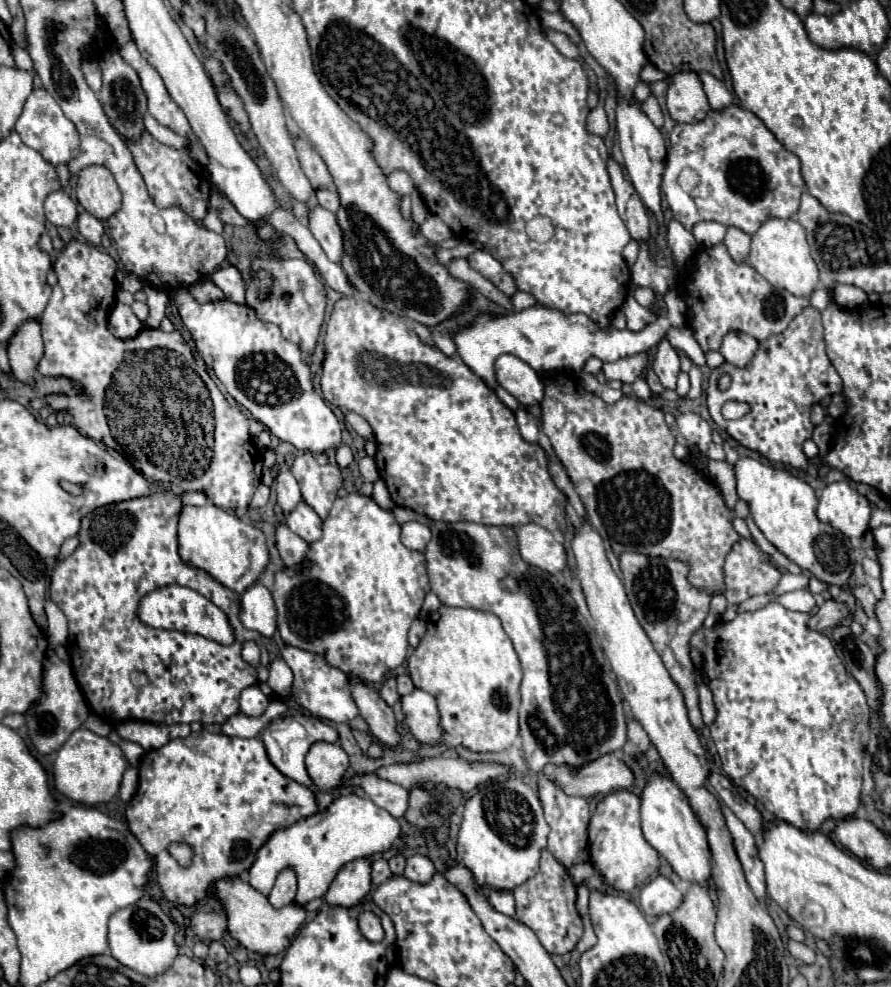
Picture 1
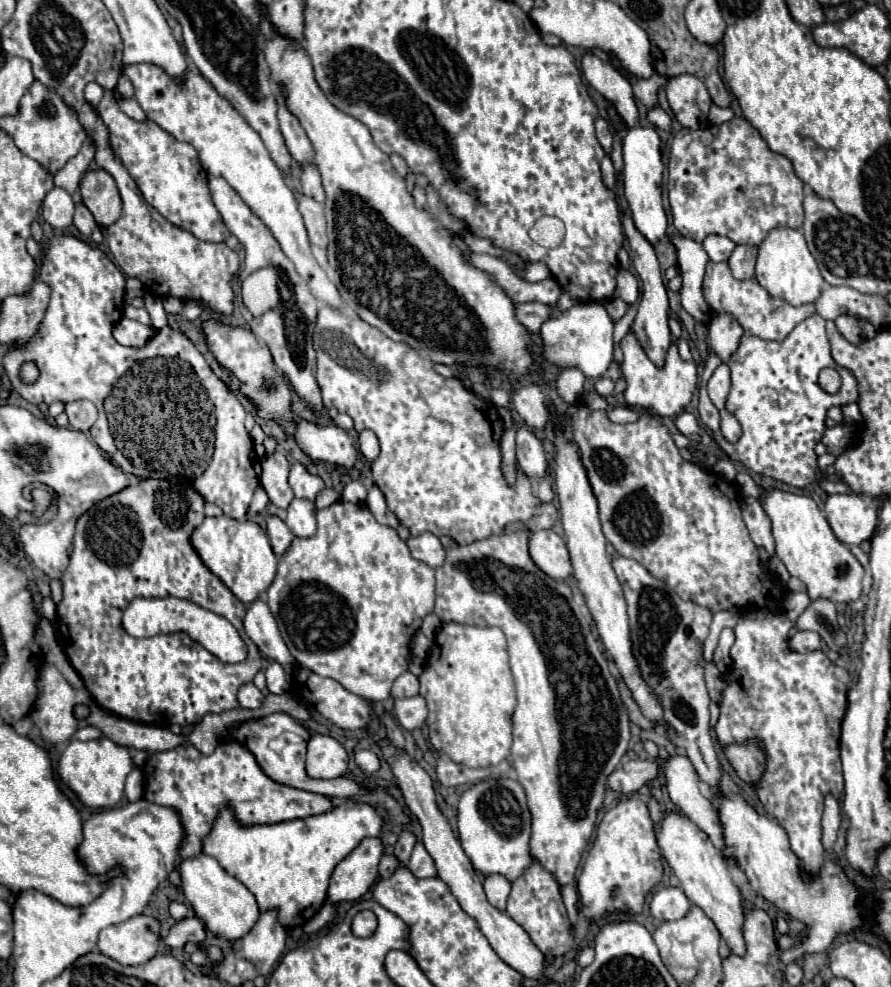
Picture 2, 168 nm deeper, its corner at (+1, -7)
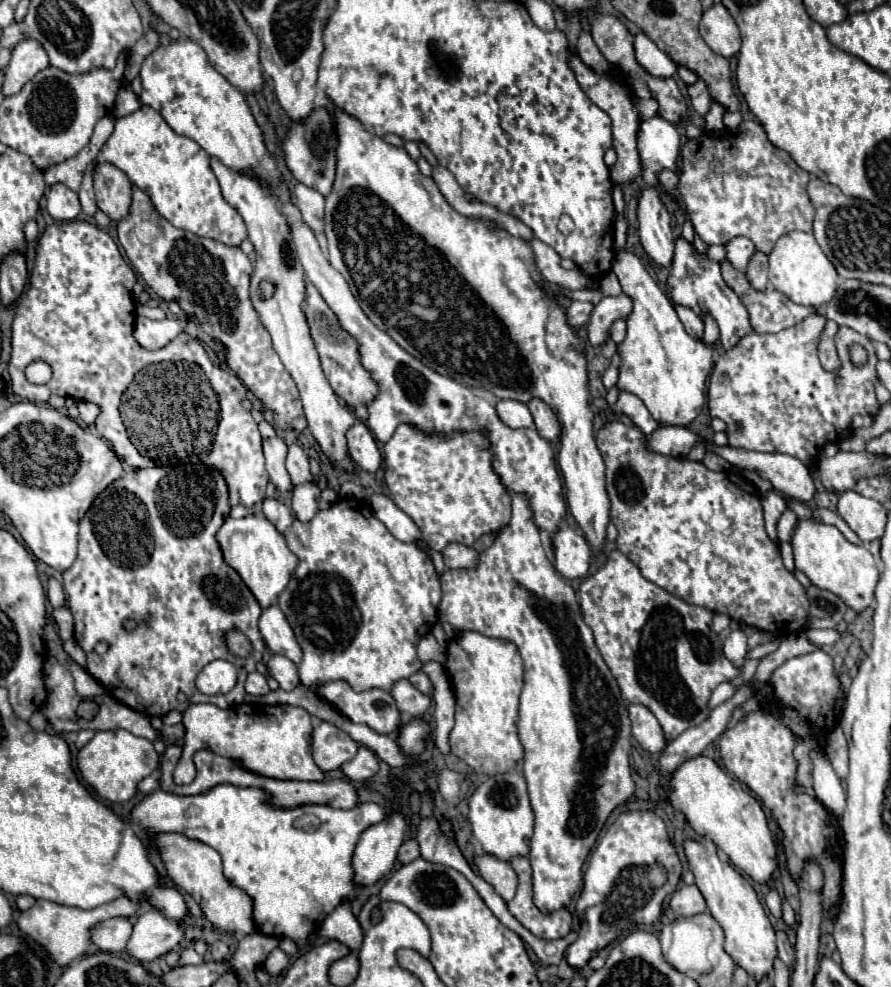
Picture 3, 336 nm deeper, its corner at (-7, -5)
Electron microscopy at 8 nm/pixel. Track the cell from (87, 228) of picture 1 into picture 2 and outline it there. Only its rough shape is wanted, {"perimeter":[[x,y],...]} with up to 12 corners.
{"perimeter":[[84,203],[76,205],[74,225],[90,237],[96,227]]}

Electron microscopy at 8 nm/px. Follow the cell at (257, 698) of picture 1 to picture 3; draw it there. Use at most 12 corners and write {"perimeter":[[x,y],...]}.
{"perimeter":[[258,671],[246,679],[246,693],[270,693],[266,677]]}

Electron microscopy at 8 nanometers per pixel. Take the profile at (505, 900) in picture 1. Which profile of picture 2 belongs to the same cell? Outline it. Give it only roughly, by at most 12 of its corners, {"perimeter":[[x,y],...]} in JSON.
{"perimeter":[[498,873],[484,877],[490,905],[504,911],[512,883]]}

